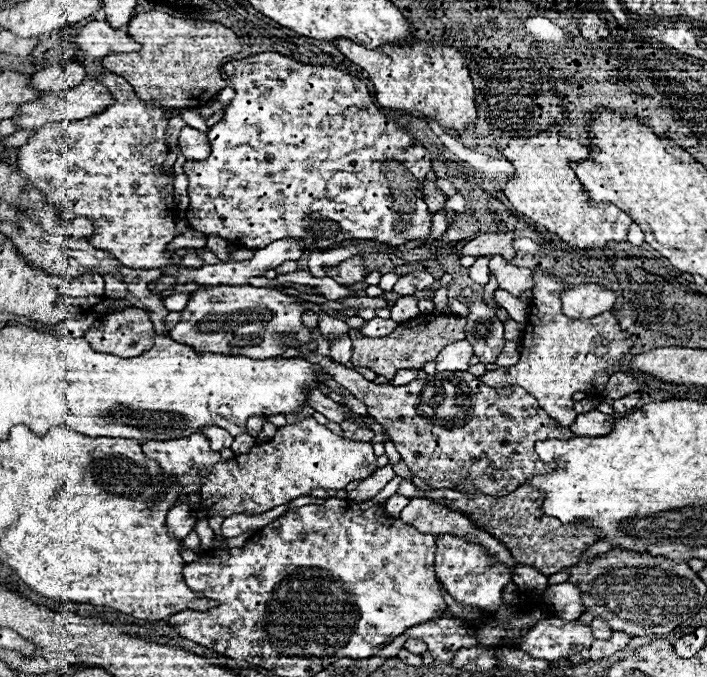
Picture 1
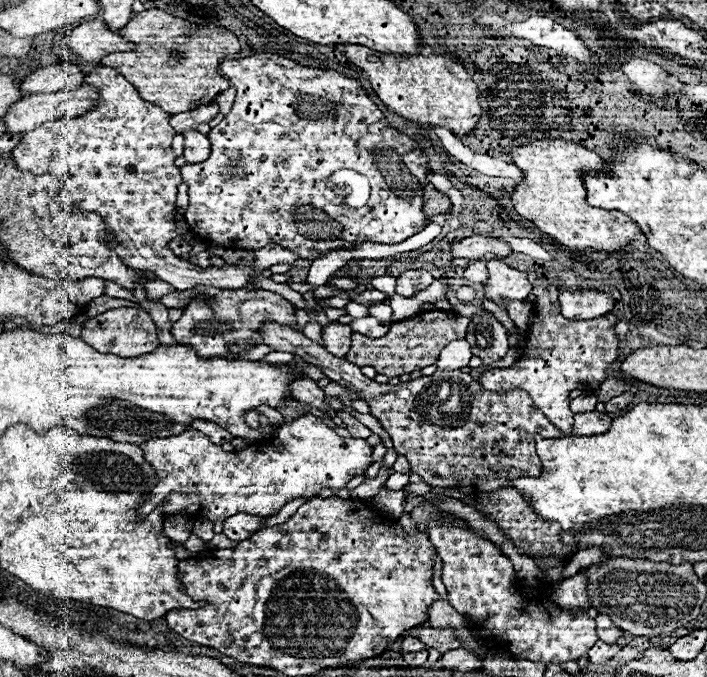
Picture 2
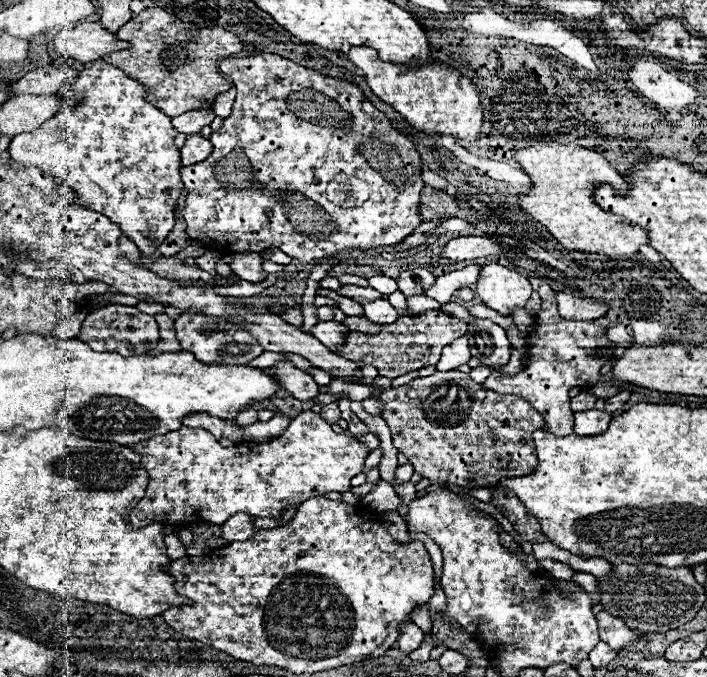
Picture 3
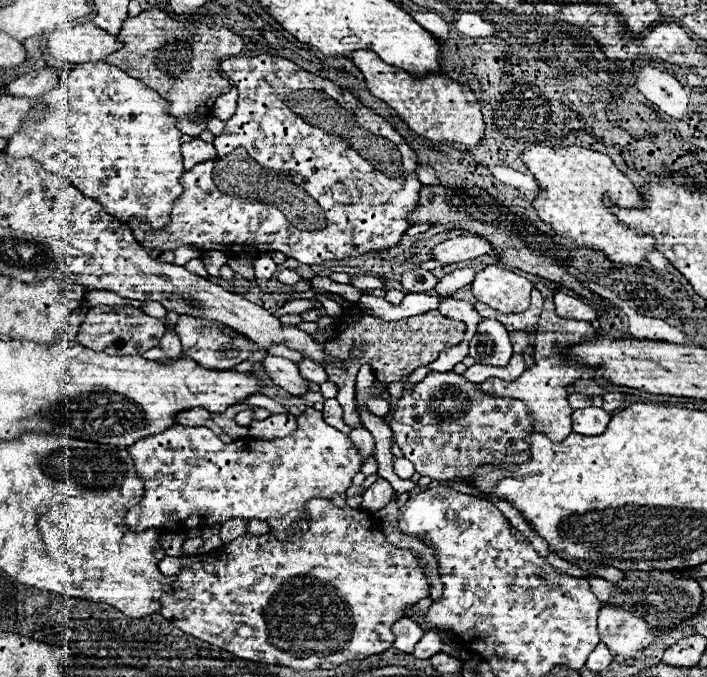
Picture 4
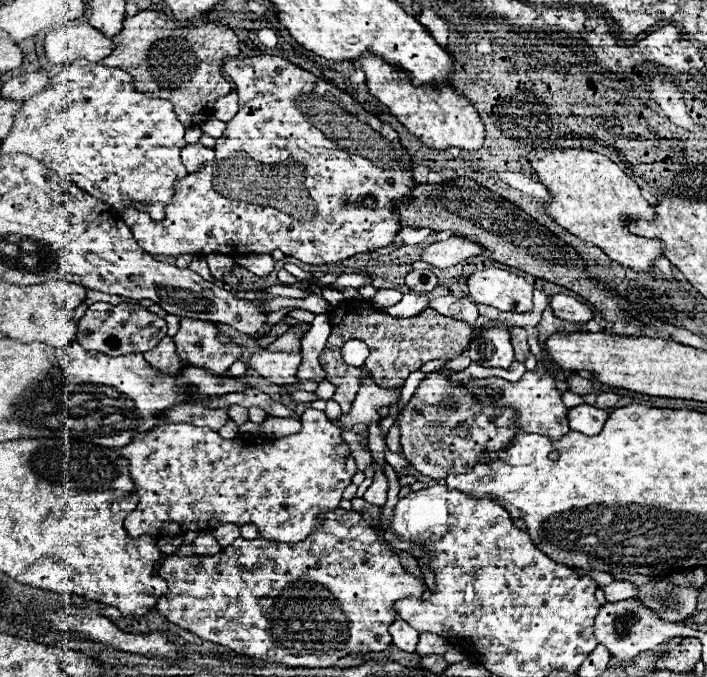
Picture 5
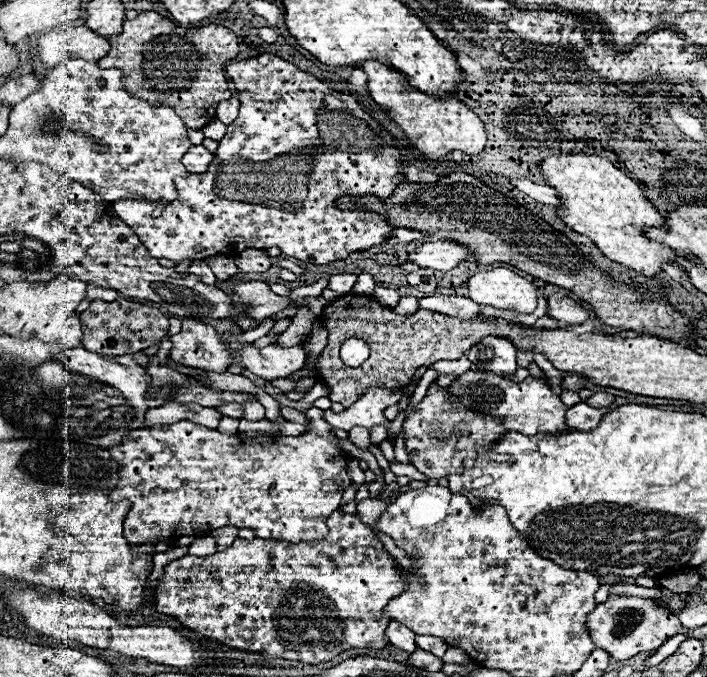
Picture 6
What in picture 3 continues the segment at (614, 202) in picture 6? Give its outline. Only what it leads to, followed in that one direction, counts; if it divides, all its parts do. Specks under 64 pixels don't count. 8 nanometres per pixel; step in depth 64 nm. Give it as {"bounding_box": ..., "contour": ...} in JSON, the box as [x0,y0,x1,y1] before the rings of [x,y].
{"bounding_box":[516,142,650,260],"contour":[[[538,142],[536,146],[518,150],[516,160],[522,164],[534,184],[526,196],[520,196],[522,210],[546,226],[562,246],[606,254],[614,260],[632,260],[640,252],[640,246],[650,244],[650,238],[644,230],[624,224],[622,218],[604,212],[594,202],[594,190],[598,184],[610,184],[618,194],[624,194],[630,188],[624,176],[602,154],[572,144]]]}

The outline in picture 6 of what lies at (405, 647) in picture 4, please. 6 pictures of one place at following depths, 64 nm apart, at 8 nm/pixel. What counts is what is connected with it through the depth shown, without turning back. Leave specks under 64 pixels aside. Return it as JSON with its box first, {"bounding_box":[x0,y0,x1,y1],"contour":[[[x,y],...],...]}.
{"bounding_box":[386,622,416,652],"contour":[[[390,622],[390,626],[386,628],[386,636],[390,640],[392,646],[400,648],[400,650],[406,650],[406,652],[412,652],[416,650],[416,642],[414,642],[414,632],[404,628],[402,624],[396,624],[396,622]]]}

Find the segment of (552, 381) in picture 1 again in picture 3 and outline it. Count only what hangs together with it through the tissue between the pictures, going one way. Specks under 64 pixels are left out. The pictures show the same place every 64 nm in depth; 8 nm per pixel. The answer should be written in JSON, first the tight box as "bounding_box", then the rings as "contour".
{"bounding_box":[482,278,612,436],"contour":[[[530,278],[532,288],[542,298],[540,314],[534,318],[530,332],[528,362],[516,376],[504,376],[494,372],[482,384],[484,390],[494,390],[498,394],[516,394],[524,396],[536,412],[542,414],[546,422],[546,432],[554,436],[568,436],[574,428],[574,418],[570,410],[568,390],[574,386],[586,386],[586,382],[598,382],[602,378],[600,370],[608,364],[606,356],[596,356],[598,348],[608,348],[612,342],[604,336],[606,326],[598,326],[592,320],[566,320],[558,314],[556,292],[540,282],[540,278]]]}

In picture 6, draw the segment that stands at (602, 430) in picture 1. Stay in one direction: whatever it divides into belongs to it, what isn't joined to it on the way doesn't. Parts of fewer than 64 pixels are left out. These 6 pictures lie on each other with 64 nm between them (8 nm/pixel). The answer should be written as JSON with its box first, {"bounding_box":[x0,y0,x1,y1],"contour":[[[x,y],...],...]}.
{"bounding_box":[566,402,604,432],"contour":[[[580,402],[580,404],[574,404],[574,406],[568,408],[568,412],[566,412],[566,426],[570,430],[588,432],[588,430],[592,430],[592,428],[596,428],[600,424],[602,416],[604,416],[604,410]]]}

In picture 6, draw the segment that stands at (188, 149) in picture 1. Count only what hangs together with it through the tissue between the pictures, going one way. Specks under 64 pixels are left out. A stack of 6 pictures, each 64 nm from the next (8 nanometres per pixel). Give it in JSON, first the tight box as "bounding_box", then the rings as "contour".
{"bounding_box":[182,144,214,174],"contour":[[[202,144],[200,146],[192,146],[186,156],[182,158],[182,164],[188,168],[190,174],[204,174],[212,162],[214,154],[208,152]]]}

